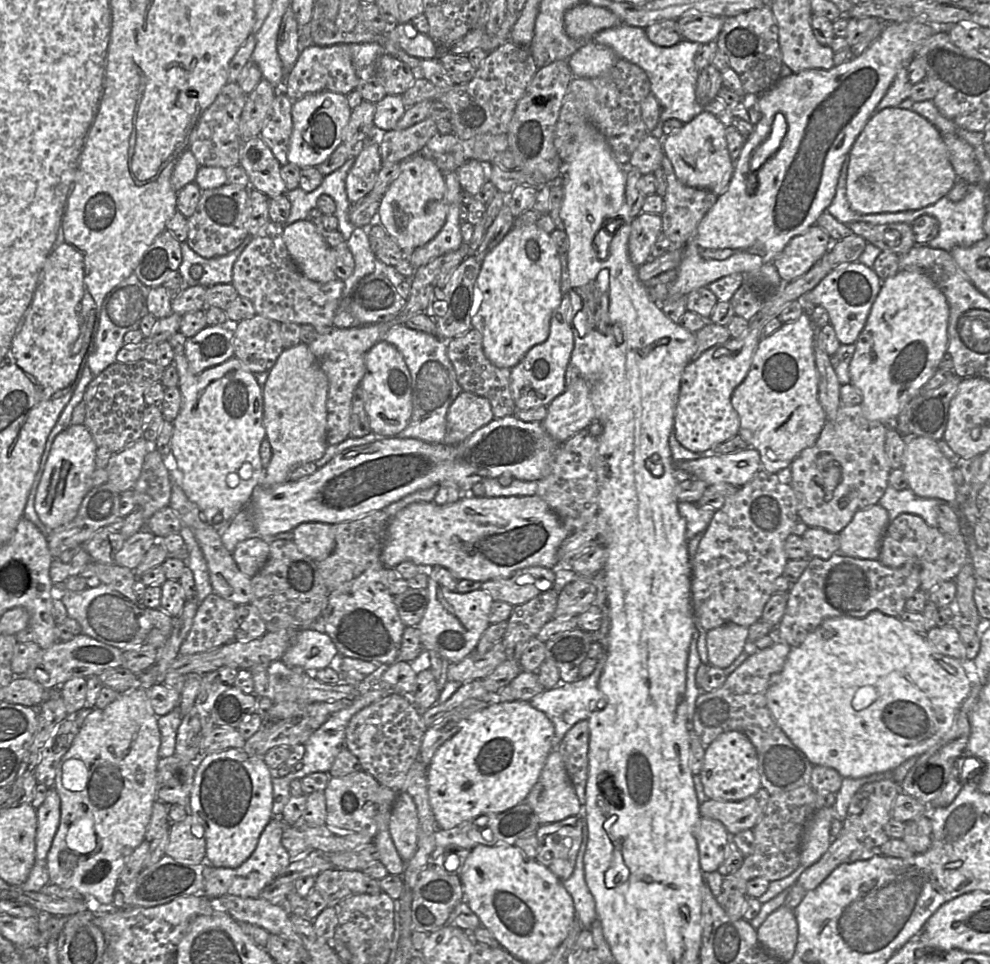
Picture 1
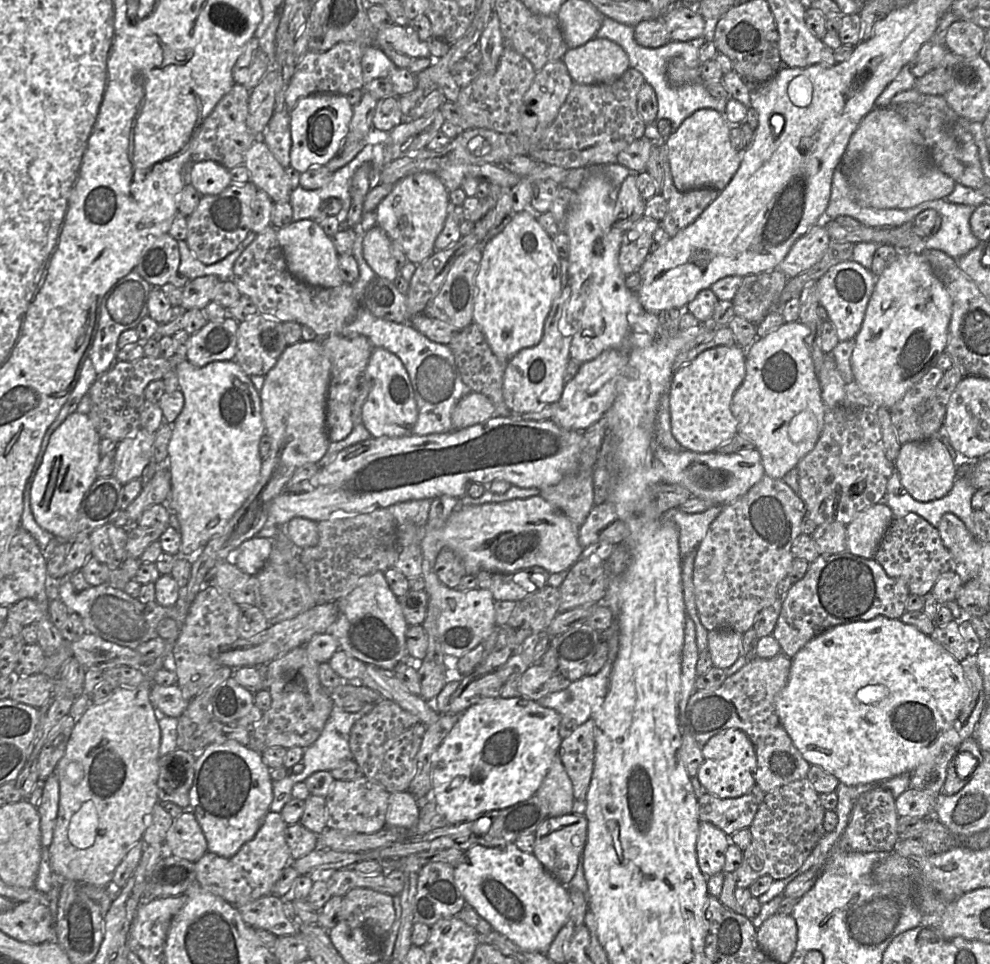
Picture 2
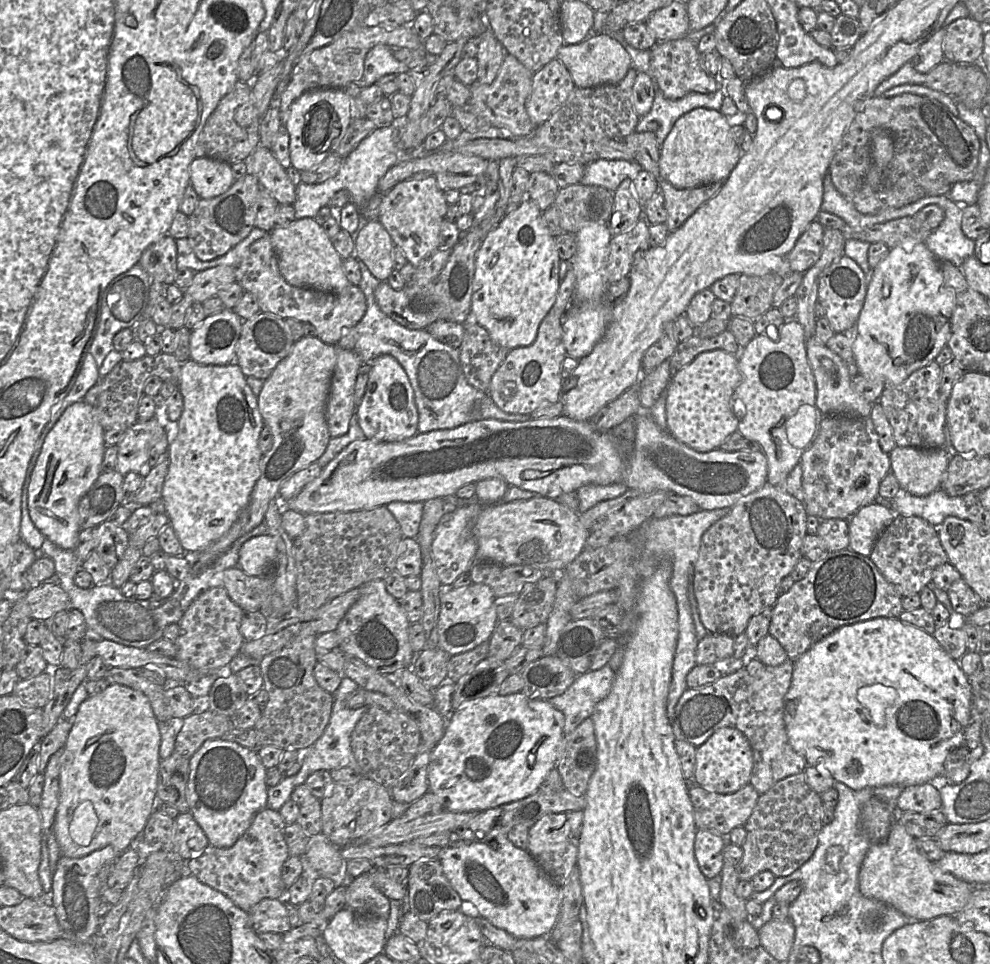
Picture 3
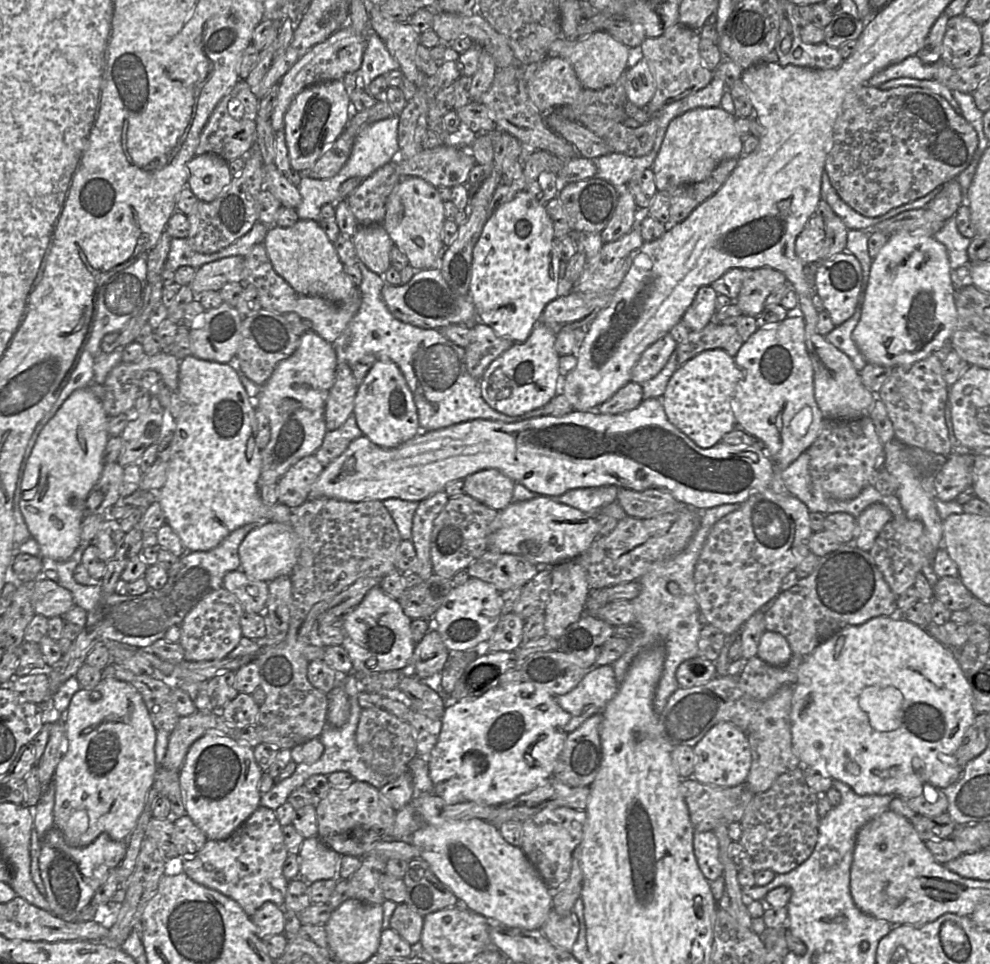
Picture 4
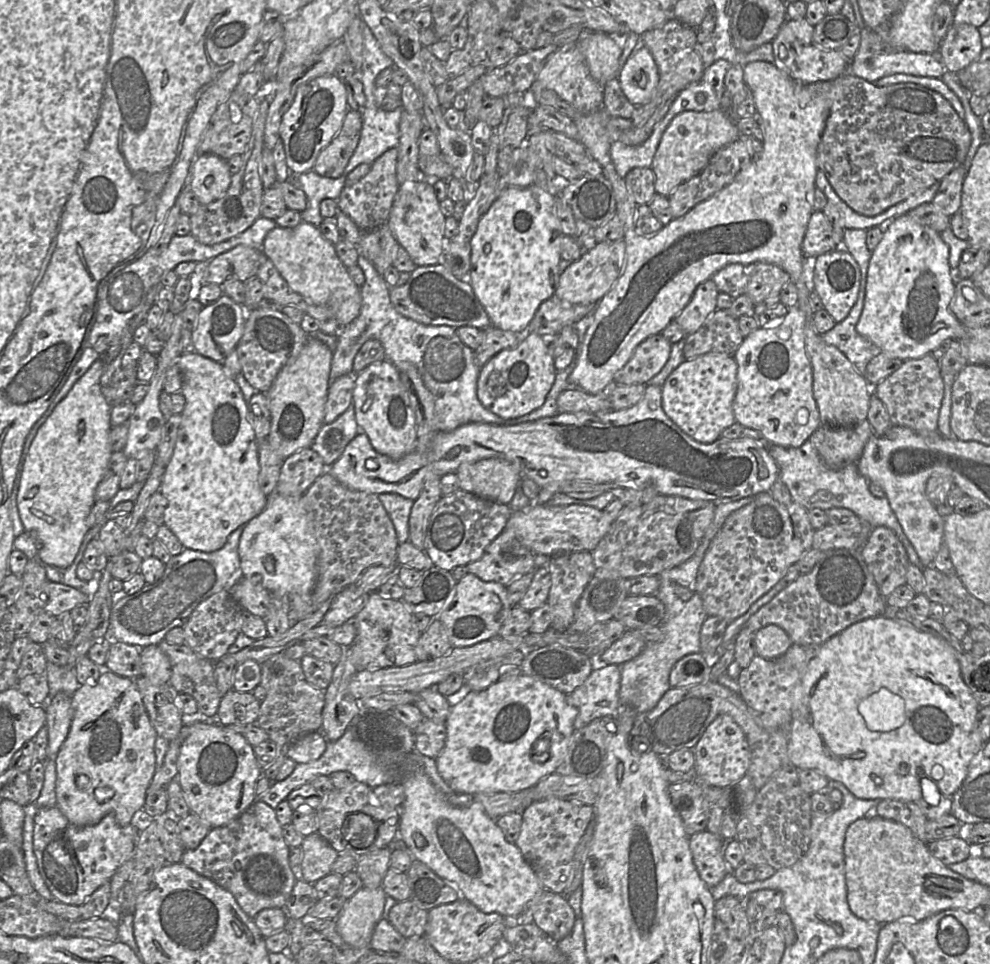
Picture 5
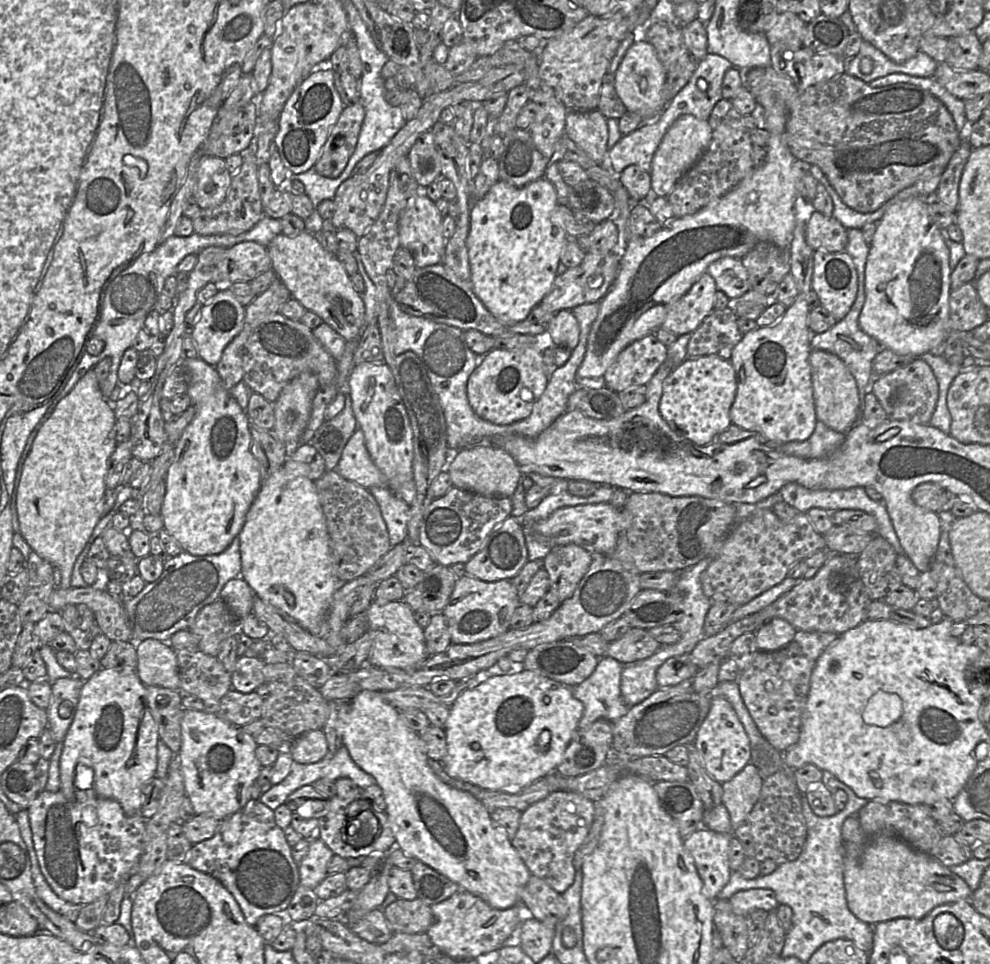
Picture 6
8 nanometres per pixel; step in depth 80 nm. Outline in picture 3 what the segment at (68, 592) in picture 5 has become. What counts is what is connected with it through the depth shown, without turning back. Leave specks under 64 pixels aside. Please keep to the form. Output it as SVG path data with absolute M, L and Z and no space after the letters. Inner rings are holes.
M50 580L30 588L24 593L24 598L30 607L32 619L46 621L57 612L71 609L67 593Z

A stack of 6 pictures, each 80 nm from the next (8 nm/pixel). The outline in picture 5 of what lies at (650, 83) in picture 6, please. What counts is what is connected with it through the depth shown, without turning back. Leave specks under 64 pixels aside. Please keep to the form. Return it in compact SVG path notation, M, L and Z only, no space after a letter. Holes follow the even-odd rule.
M646 46L633 51L619 73L619 84L634 106L648 103L659 83L656 62Z

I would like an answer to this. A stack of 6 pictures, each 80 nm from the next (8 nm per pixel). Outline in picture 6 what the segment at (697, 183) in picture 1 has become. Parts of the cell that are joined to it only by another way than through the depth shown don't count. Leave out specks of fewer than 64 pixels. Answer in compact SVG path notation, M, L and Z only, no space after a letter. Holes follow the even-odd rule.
M693 115L680 116L664 135L652 159L651 185L658 197L668 197L678 180L688 172L705 152L712 138L712 129L705 120Z

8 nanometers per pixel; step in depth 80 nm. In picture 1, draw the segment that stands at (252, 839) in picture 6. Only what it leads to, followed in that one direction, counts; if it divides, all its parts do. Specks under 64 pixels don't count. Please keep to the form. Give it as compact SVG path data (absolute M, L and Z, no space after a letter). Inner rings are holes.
M273 817L261 833L254 852L237 868L214 867L206 863L203 871L204 888L202 894L212 900L225 895L259 898L261 891L270 885L293 860L281 842L284 829L285 823L281 818Z

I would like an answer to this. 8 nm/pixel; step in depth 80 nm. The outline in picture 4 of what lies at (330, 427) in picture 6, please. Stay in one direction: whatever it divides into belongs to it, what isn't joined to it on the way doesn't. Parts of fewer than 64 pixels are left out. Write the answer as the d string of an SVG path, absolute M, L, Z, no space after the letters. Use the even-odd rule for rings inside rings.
M352 413L341 427L332 431L327 430L321 446L315 452L315 456L322 466L326 467L340 456L353 440L362 435L356 417Z

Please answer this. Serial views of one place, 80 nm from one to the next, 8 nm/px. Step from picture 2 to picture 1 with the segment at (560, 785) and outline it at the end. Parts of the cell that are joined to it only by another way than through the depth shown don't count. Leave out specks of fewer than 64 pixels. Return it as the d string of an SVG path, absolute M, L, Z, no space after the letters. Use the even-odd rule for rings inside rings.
M557 748L548 755L536 784L524 801L533 809L540 825L564 820L571 816L579 816L583 811L576 795L572 781Z

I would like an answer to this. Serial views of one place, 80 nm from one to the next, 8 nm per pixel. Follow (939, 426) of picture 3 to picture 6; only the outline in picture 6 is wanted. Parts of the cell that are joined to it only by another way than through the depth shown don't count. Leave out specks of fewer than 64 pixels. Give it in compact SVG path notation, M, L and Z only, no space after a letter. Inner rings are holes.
M915 358L904 367L875 377L870 385L870 391L877 397L887 419L910 421L923 425L930 425L939 397L937 379L931 367L921 358Z

